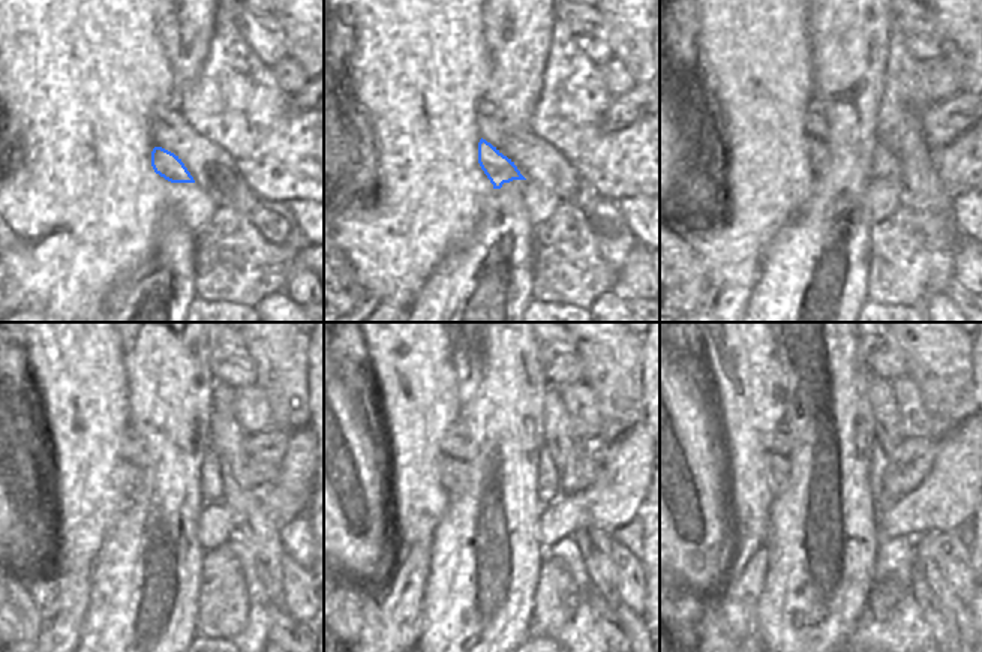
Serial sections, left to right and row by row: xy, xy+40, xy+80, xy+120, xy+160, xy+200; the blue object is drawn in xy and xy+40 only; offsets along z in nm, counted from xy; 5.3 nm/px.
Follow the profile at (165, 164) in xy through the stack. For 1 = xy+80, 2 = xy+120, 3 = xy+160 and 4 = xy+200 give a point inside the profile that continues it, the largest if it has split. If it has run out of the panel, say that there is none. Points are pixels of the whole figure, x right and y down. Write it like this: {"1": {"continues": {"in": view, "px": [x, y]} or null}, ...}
{"1": {"continues": {"in": "xy+80", "px": [817, 150]}}, "2": {"continues": {"in": "xy+120", "px": [129, 478]}}, "3": {"continues": {"in": "xy+160", "px": [453, 469]}}, "4": {"continues": {"in": "xy+200", "px": [777, 468]}}}

